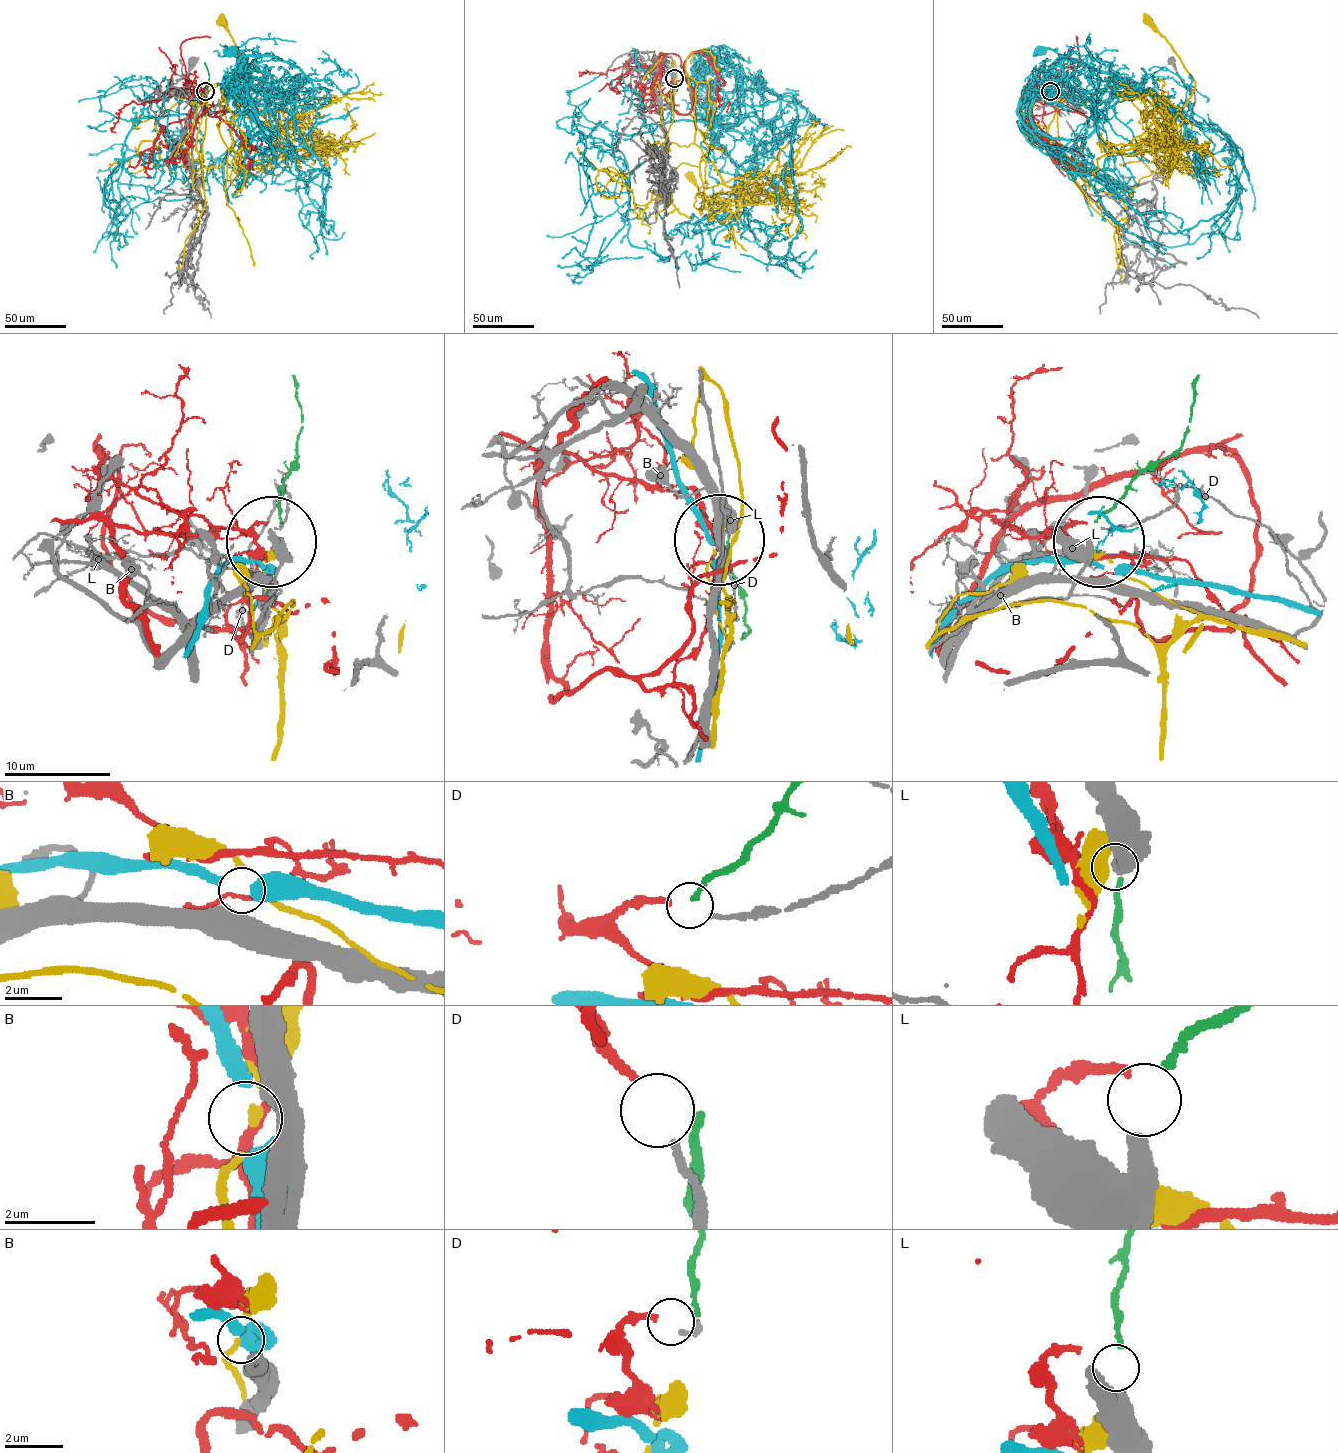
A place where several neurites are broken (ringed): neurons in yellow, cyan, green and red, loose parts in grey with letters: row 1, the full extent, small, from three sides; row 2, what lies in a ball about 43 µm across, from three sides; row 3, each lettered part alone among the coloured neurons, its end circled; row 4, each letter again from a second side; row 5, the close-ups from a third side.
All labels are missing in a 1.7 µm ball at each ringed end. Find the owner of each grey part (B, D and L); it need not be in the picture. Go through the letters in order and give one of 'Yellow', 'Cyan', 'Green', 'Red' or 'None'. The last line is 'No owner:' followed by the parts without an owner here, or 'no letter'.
B: None
D: Red
L: Green
No owner: B

